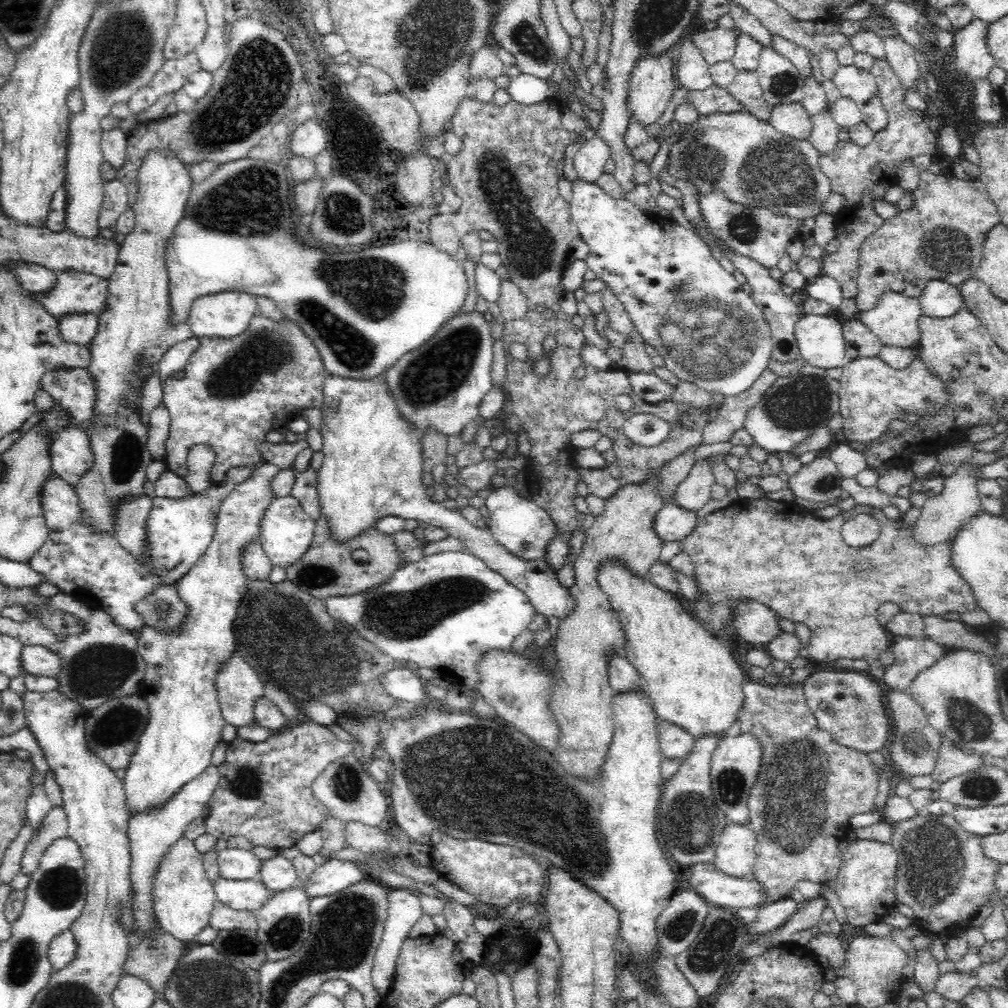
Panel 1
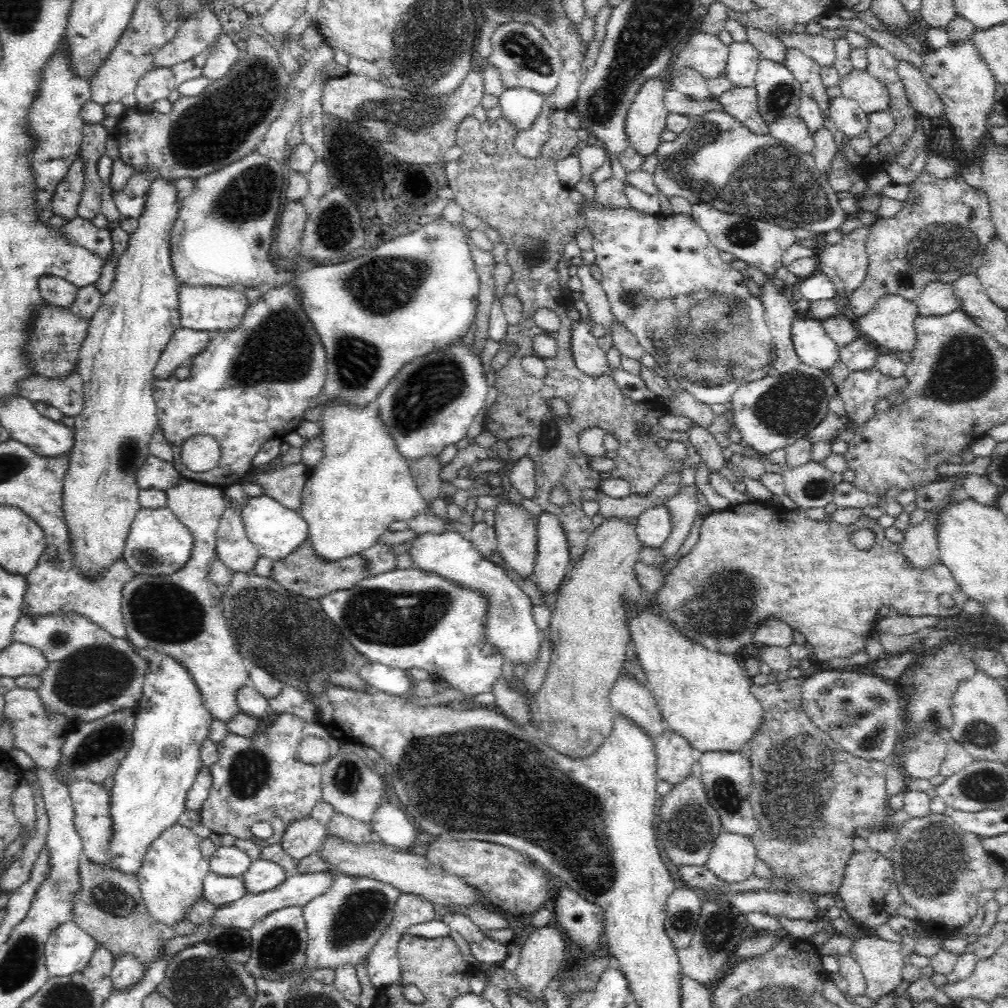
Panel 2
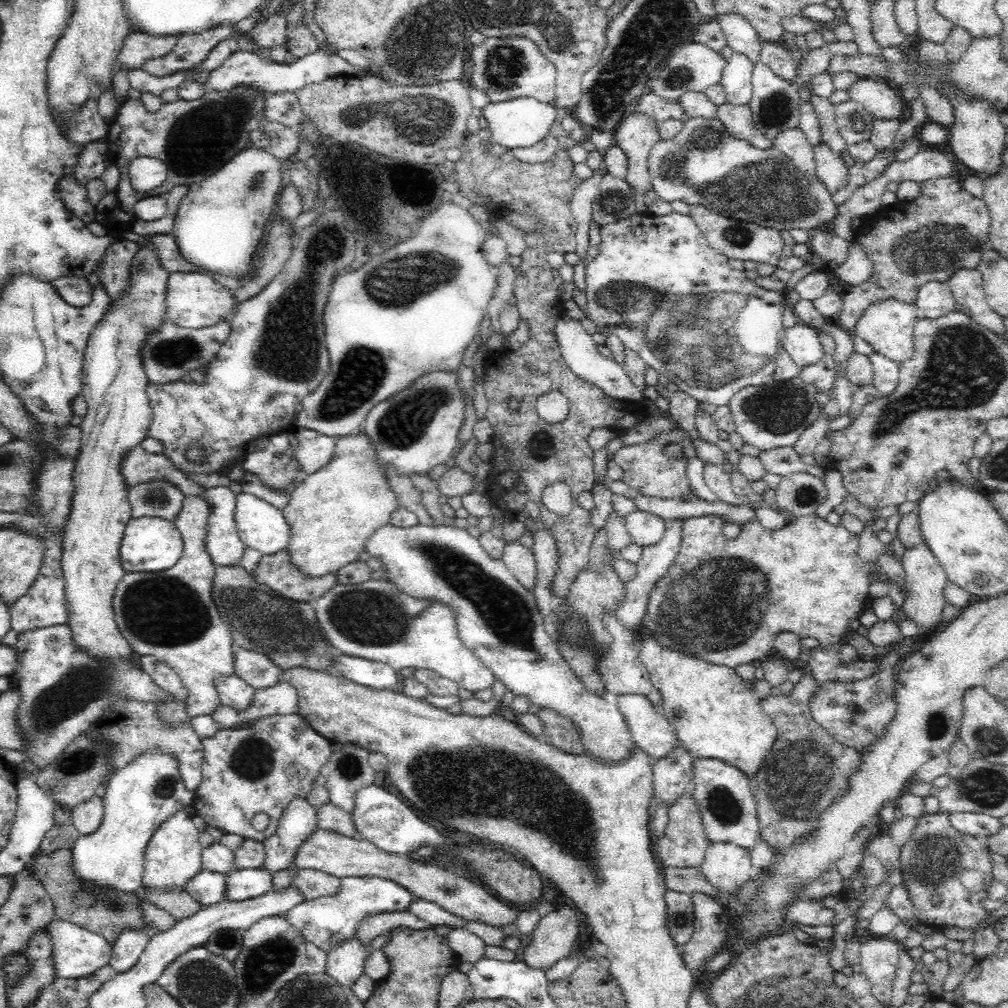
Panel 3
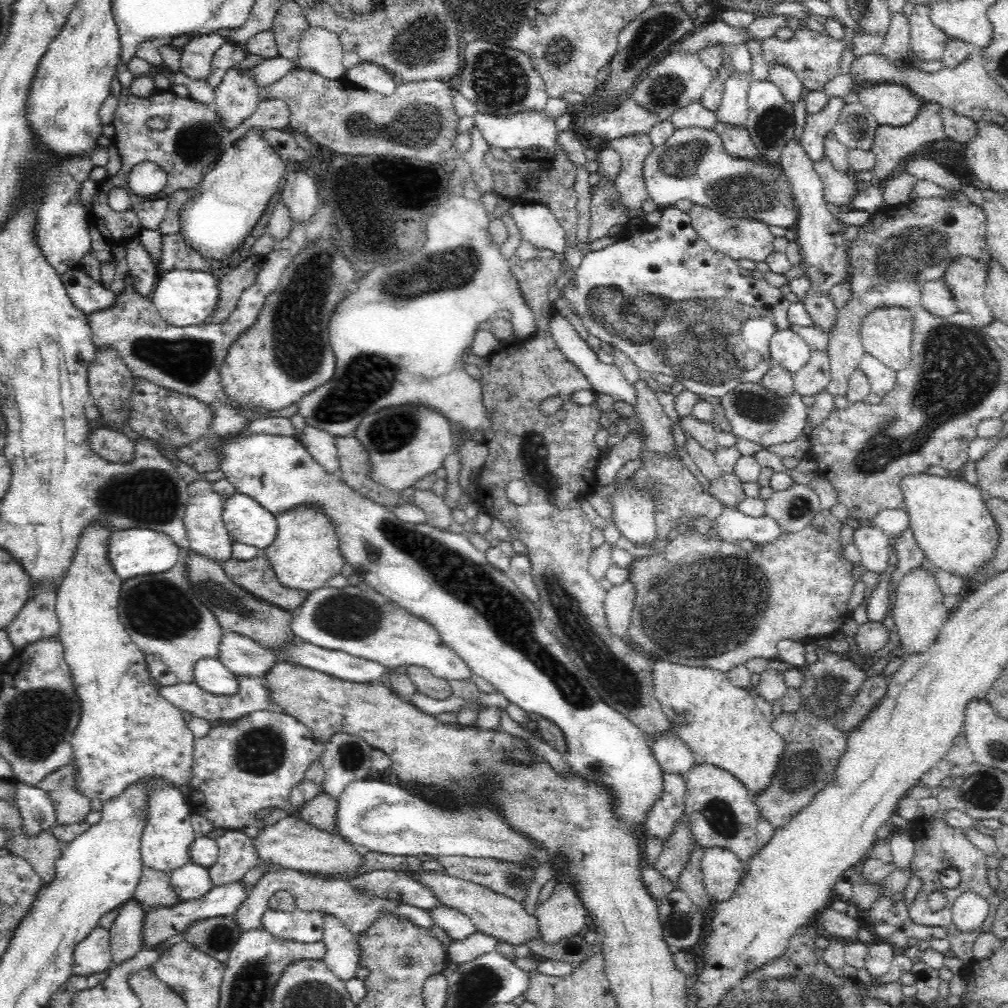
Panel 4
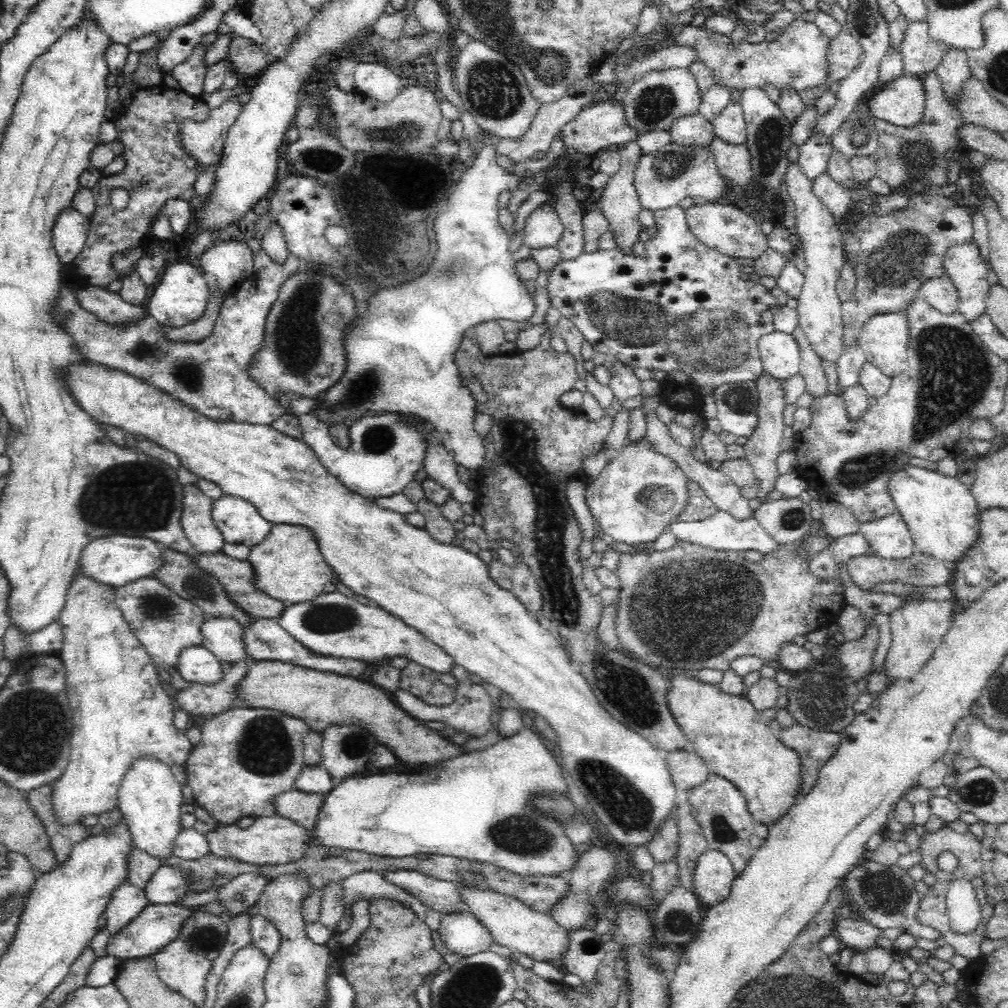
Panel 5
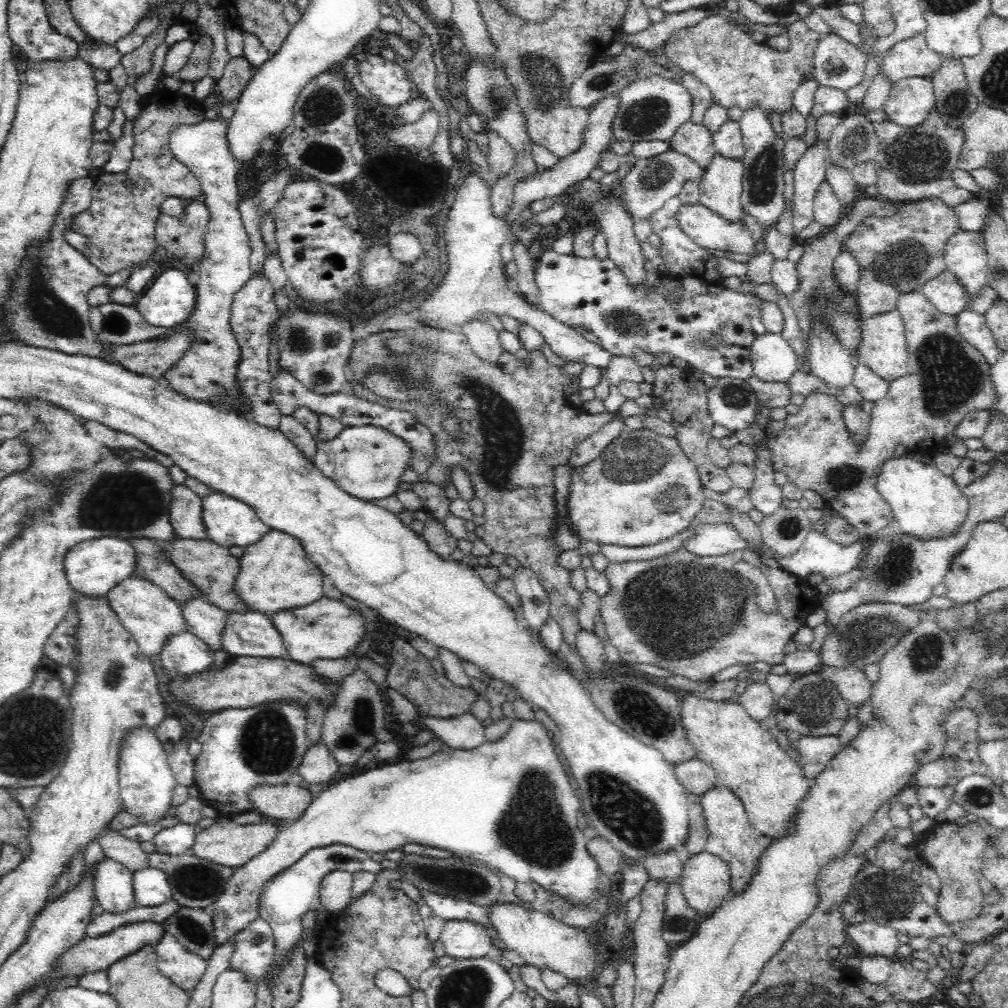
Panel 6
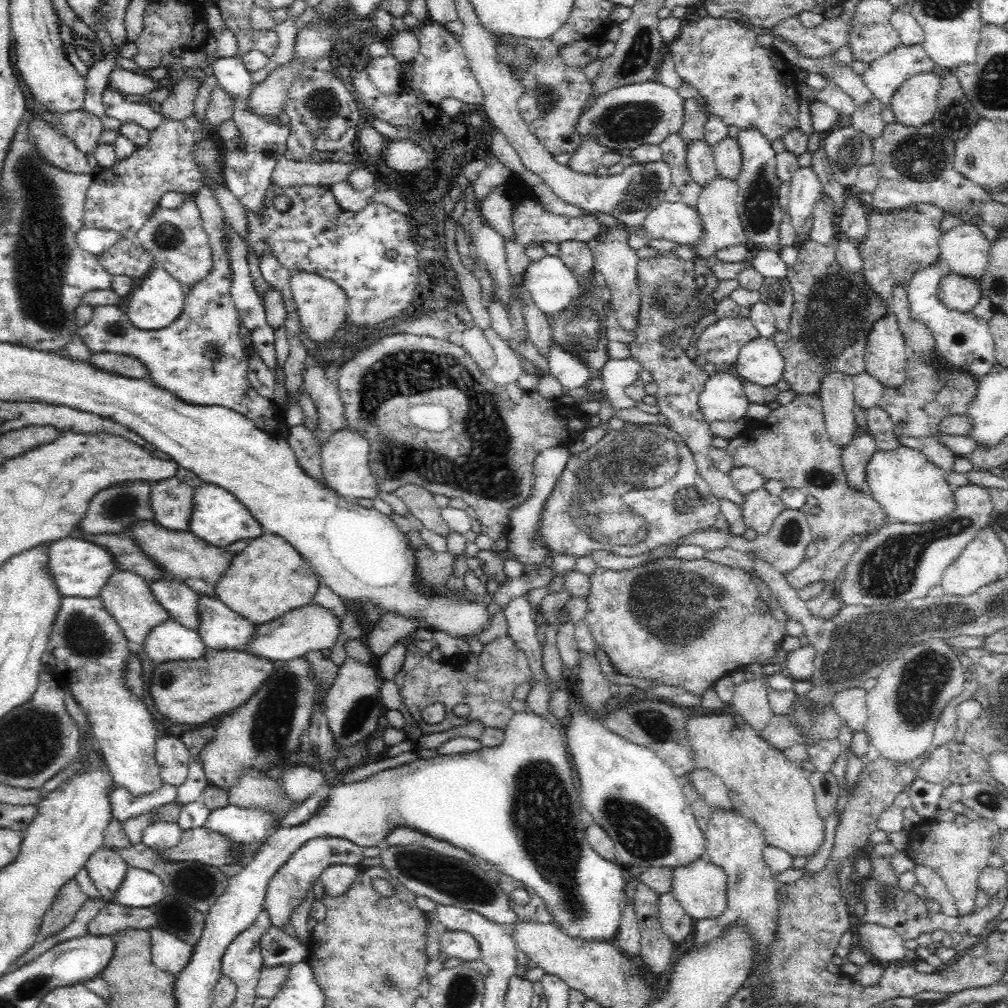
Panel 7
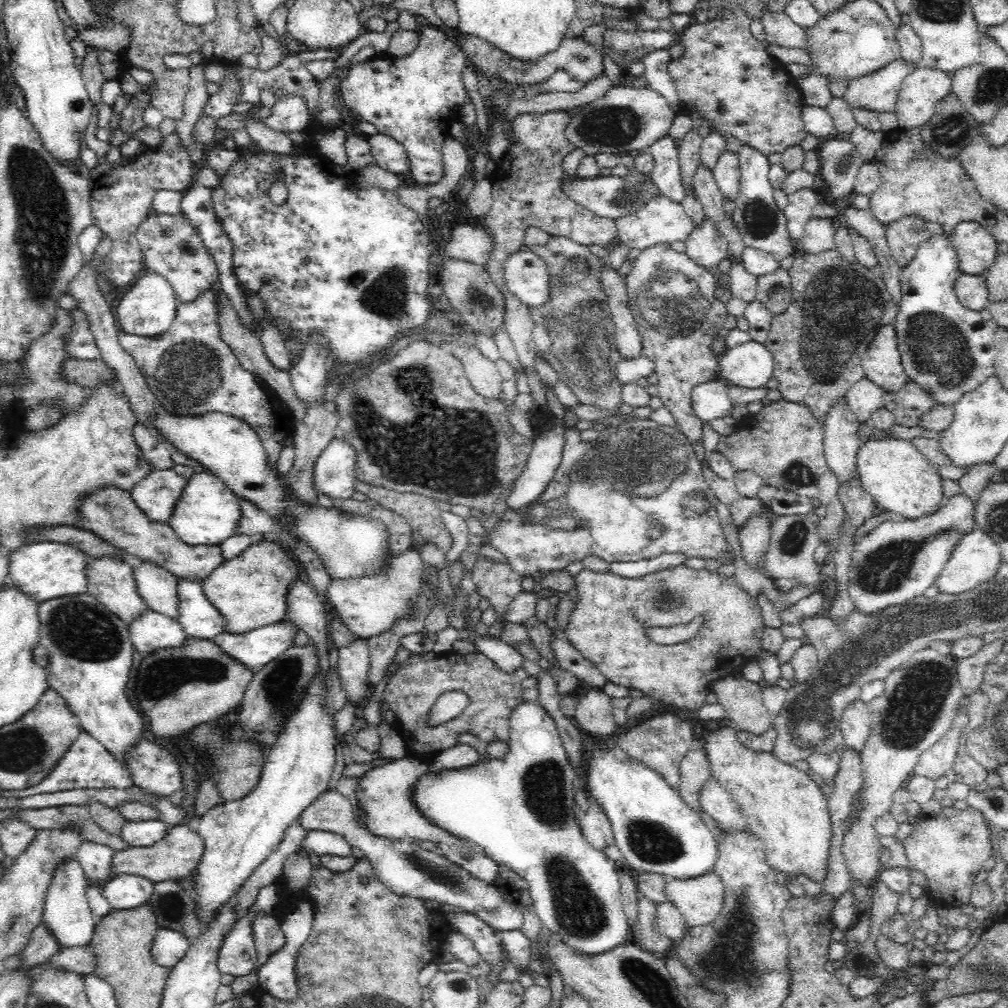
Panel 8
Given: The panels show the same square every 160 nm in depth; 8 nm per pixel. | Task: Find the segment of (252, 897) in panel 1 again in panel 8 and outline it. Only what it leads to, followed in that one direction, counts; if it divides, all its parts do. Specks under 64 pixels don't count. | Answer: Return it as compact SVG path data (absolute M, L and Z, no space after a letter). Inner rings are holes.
M116 876L105 882L102 895L110 903L111 909L129 910L138 908L146 901L151 901L154 884L141 876Z

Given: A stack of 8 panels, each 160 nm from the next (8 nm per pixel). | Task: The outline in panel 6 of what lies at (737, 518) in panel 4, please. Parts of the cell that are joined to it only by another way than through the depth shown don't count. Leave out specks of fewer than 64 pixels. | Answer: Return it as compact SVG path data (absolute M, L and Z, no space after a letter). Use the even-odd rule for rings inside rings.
M704 524L694 527L694 531L695 538L686 550L698 557L733 555L746 548L744 539L740 539L733 525ZM811 530L807 540L791 558L774 559L795 578L803 579L810 573L818 573L825 577L850 572L861 560L866 547L862 541L848 549L842 549L827 536Z

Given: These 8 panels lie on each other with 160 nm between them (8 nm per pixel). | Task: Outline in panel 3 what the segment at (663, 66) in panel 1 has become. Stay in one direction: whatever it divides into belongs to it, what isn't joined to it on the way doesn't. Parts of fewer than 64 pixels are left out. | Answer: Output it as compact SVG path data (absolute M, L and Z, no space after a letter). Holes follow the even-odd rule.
M632 113L625 116L616 128L615 144L624 151L628 161L627 173L624 179L636 192L640 192L640 194L646 194L646 192L653 188L647 158L652 147L660 139L657 131L657 123L653 120L648 120L641 114Z

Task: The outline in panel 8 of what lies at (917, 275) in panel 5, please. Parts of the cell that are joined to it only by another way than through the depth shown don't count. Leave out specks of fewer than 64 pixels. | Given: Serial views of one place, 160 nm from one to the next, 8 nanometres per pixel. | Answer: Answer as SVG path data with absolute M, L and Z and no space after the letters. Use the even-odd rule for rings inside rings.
M904 216L884 224L885 237L892 257L902 268L915 255L919 244L928 238L925 221L915 216Z

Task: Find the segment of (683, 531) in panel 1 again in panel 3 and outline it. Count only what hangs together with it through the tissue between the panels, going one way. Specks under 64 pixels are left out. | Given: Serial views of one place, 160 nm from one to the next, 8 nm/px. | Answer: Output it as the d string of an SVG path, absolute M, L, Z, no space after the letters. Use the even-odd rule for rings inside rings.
M634 510L623 517L633 544L648 547L657 544L665 533L666 522L655 514Z

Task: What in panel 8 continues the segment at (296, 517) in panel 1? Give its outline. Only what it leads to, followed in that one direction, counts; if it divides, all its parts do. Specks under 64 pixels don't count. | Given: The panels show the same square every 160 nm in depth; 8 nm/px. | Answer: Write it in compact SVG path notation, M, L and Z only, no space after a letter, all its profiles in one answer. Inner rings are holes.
M208 472L195 473L190 480L186 480L165 523L183 544L219 546L224 540L234 535L233 530L237 525L240 512L236 499L236 494L228 489L220 478Z

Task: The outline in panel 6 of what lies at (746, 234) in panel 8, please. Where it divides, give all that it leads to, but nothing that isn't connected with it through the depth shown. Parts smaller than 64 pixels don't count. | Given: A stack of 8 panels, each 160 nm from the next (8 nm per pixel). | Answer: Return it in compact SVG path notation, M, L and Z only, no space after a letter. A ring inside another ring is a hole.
M750 108L744 112L739 123L745 153L743 156L743 177L741 205L746 216L756 218L756 222L763 226L774 227L784 213L784 155L783 148L786 136L781 137L772 128L771 122L759 108Z

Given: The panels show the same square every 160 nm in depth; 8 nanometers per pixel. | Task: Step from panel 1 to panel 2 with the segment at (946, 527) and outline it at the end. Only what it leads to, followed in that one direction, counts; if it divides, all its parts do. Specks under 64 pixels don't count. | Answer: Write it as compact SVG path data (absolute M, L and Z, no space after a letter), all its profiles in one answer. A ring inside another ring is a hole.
M939 508L928 511L928 518L916 526L910 526L904 533L901 550L908 564L922 572L941 564L938 541L935 534L935 516Z

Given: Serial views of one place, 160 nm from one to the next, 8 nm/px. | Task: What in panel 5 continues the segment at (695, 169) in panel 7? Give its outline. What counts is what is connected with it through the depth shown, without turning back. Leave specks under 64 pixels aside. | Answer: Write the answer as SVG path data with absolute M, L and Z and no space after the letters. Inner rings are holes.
M701 114L682 116L676 119L669 130L671 142L680 146L697 146L708 148L715 139L713 124L704 120Z

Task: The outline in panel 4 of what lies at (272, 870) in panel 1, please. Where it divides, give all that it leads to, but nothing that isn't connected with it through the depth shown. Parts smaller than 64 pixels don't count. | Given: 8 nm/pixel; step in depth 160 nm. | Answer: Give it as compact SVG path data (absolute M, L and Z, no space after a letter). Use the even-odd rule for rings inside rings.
M231 883L224 886L216 886L202 898L188 901L178 901L174 906L162 906L160 908L150 908L145 914L142 932L140 933L140 943L143 950L155 950L157 947L164 945L170 938L182 934L196 921L208 918L229 917L236 913L240 903L248 896L248 891L244 886L238 883Z

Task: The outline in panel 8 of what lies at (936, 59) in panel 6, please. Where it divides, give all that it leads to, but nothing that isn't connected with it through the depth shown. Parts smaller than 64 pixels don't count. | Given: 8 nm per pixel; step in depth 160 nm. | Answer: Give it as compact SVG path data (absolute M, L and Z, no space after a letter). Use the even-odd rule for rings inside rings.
M902 58L893 61L879 72L852 80L840 98L850 109L860 106L877 115L893 112L901 84L914 70Z

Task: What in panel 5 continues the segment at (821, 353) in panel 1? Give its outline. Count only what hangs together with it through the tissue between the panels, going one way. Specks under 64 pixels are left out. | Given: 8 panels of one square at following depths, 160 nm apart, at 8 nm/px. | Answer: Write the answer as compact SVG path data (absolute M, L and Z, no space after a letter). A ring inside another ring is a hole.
M774 331L757 342L763 374L776 380L788 380L799 374L800 353L792 335Z

